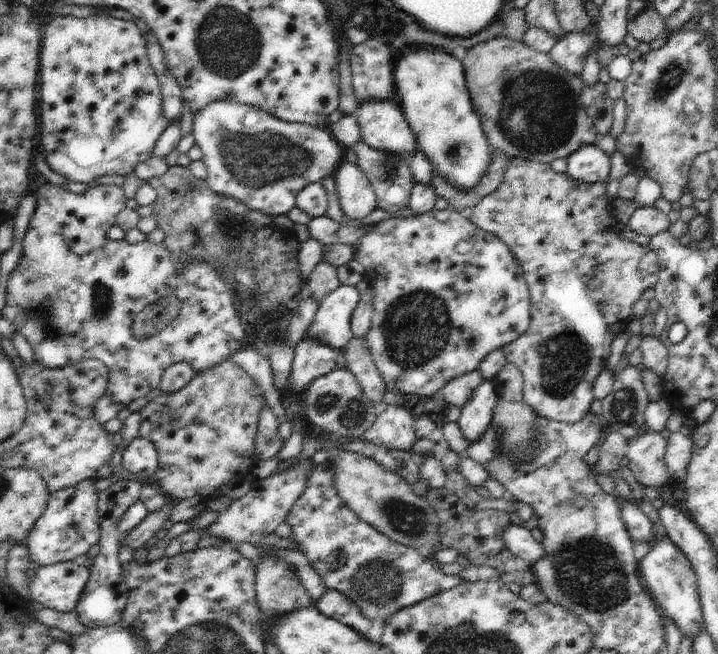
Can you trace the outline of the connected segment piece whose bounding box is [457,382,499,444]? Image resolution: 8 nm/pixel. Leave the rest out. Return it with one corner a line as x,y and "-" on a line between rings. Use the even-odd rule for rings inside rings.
483,382
483,384
479,384
479,388
475,388
469,402
461,408
457,426
469,444
477,442
485,434
485,430
491,424
493,408
497,402
499,402
499,396
497,396
495,384

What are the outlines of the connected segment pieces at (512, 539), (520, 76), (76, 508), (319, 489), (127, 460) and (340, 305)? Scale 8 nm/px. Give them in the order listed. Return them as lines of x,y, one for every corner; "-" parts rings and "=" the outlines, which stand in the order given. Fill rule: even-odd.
511,524
511,526
503,532
503,542
505,542
505,546
507,546
515,556
519,556
521,560
525,560
529,566
535,564
535,562
543,556
543,552
545,552
543,544
535,542
535,540
531,538
529,530
523,528
523,526
517,526
517,524
=
501,36
469,48
461,62
471,104
475,114
481,118
481,130
491,148
501,150
511,160
523,158
537,164
551,164
557,158
569,158
569,154
581,146
595,144
597,130
581,106
581,92
585,88
581,76
555,64
549,54
541,54
529,48
525,42
515,42
=
85,480
77,484
75,488
55,492
49,510
41,516
25,544
29,546
29,554
35,564
39,566
55,566
55,564
65,564
73,562
79,556
85,556
95,544
101,544
103,538
103,516
99,510
101,502
101,492
97,490
97,480
=
313,464
313,470
309,472
307,480
309,480
309,486
301,494
301,498
297,498
297,502
291,506
291,512
285,518
285,522
291,524
289,540
293,540
297,544
297,550
307,556
309,564
321,576
327,590
337,590
337,592
345,594
361,610
363,618
389,620
401,608
419,604
435,594
453,590
459,584
463,584
463,578
445,576
439,566
435,566
427,558
421,558
413,548
403,546
401,542
393,542
391,538
387,538
385,534
375,530
371,524
357,518
349,510
349,506
345,506
345,502
337,496
337,490
333,486
333,470
329,468
329,464
327,464
327,468
=
135,438
123,452
119,470
123,470
125,474
139,474
143,480
151,480
157,466
159,466
159,454
153,442
=
337,286
331,294
327,294
319,302
319,310
303,338
323,342
325,346
331,346
341,352
353,338
351,316
357,304
359,304
357,288

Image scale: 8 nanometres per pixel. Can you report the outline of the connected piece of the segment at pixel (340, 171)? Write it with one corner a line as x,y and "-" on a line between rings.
341,162
333,172
333,178
345,218
351,222
363,222
377,208
375,190
363,170
357,164

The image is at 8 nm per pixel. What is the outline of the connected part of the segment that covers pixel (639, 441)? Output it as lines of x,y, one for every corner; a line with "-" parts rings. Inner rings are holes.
645,430
641,436
637,432
631,440
627,440
625,468
631,470
631,474
639,484
643,484
643,488
653,486
659,492
659,488
669,480
671,474
663,464
665,446
667,440
661,438
657,432
649,432
649,430

